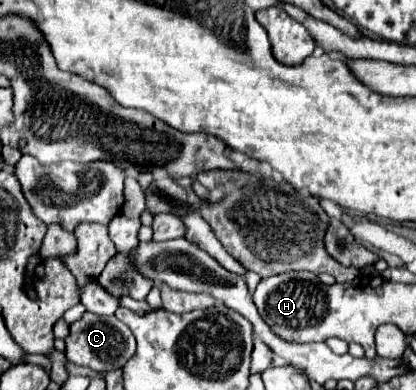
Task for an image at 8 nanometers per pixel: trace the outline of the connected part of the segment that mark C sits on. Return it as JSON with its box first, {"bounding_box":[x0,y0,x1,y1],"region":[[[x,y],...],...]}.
{"bounding_box":[66,313,136,373],"region":[[[84,313],[80,321],[70,325],[70,335],[66,337],[66,359],[76,365],[86,365],[102,373],[124,367],[124,363],[134,355],[134,351],[136,351],[136,341],[132,331],[116,317],[100,317]]]}

